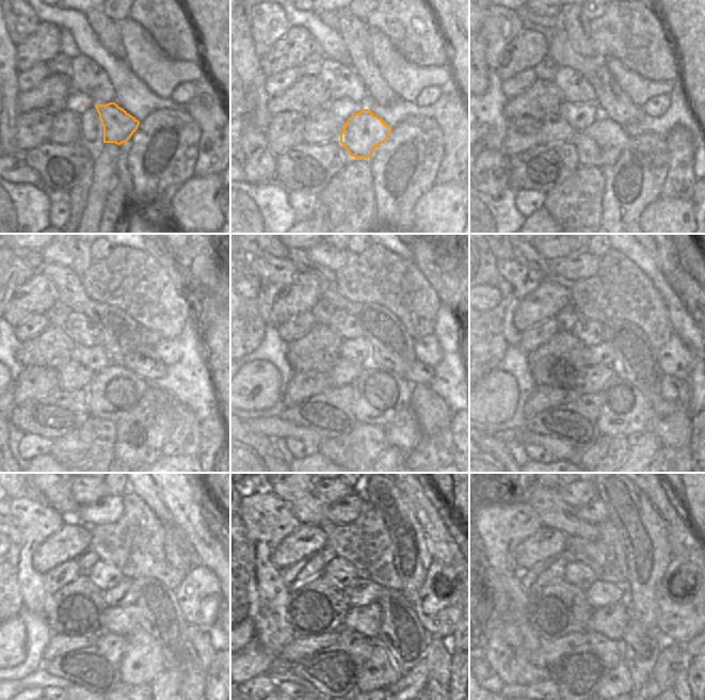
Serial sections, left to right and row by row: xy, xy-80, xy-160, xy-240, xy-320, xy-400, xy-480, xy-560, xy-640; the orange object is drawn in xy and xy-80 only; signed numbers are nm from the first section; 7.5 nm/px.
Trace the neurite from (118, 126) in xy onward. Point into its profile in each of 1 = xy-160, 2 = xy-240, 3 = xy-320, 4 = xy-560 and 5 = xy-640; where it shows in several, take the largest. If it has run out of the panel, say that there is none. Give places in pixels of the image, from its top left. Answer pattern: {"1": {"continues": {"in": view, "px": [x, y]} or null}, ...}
{"1": {"continues": {"in": "xy-160", "px": [610, 137]}}, "2": {"continues": {"in": "xy-240", "px": [163, 401]}}, "3": {"continues": {"in": "xy-320", "px": [397, 400]}}, "4": {"continues": {"in": "xy-560", "px": [379, 671]}}, "5": {"continues": {"in": "xy-640", "px": [619, 682]}}}

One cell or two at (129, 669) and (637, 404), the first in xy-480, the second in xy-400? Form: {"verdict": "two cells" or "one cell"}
{"verdict": "one cell"}

